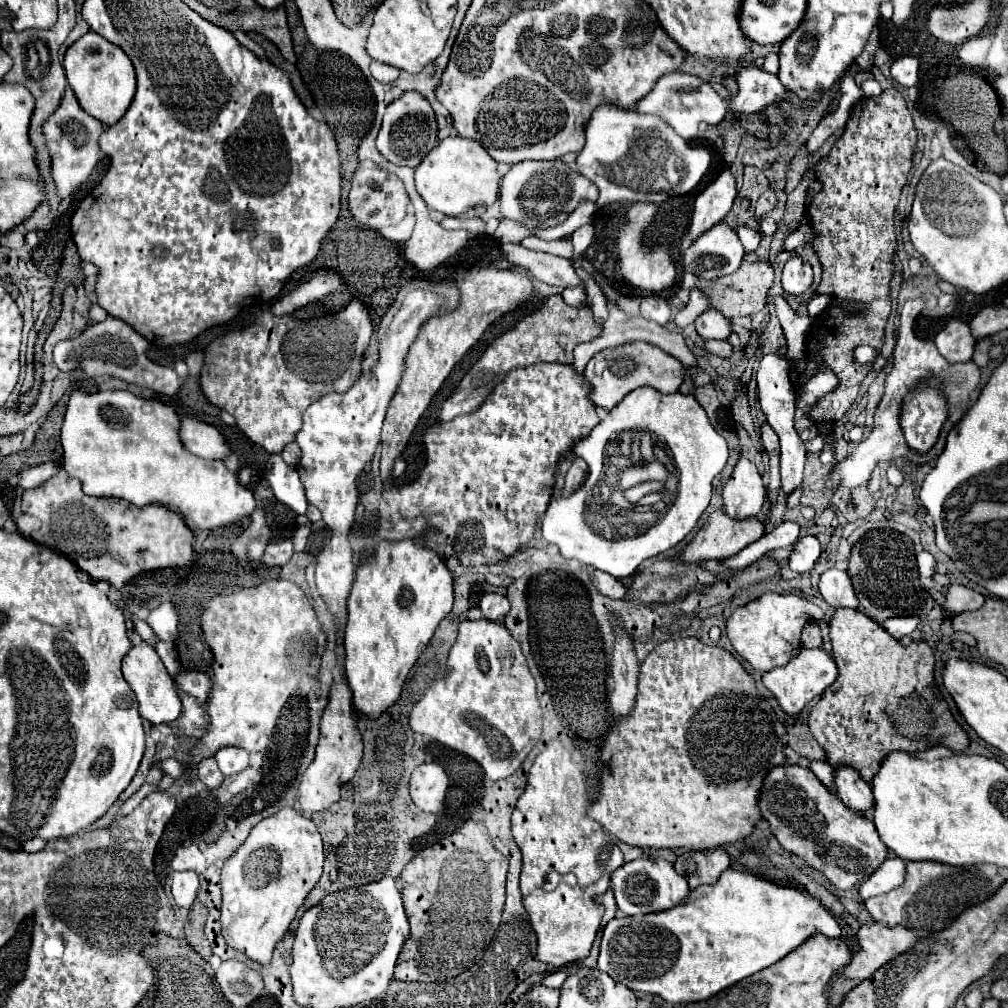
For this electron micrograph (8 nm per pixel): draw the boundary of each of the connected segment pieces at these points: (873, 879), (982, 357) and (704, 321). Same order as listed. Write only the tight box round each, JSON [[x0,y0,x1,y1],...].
[[859,857,903,905],[975,339,991,367],[695,309,731,339]]

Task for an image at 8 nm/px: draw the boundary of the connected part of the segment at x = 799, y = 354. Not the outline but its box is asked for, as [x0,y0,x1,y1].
[772,297,815,361]

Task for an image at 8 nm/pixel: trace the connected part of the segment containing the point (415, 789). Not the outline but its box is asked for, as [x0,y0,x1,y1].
[409,762,449,813]

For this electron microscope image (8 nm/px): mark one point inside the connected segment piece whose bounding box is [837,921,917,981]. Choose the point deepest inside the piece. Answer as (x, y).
(878, 944)

